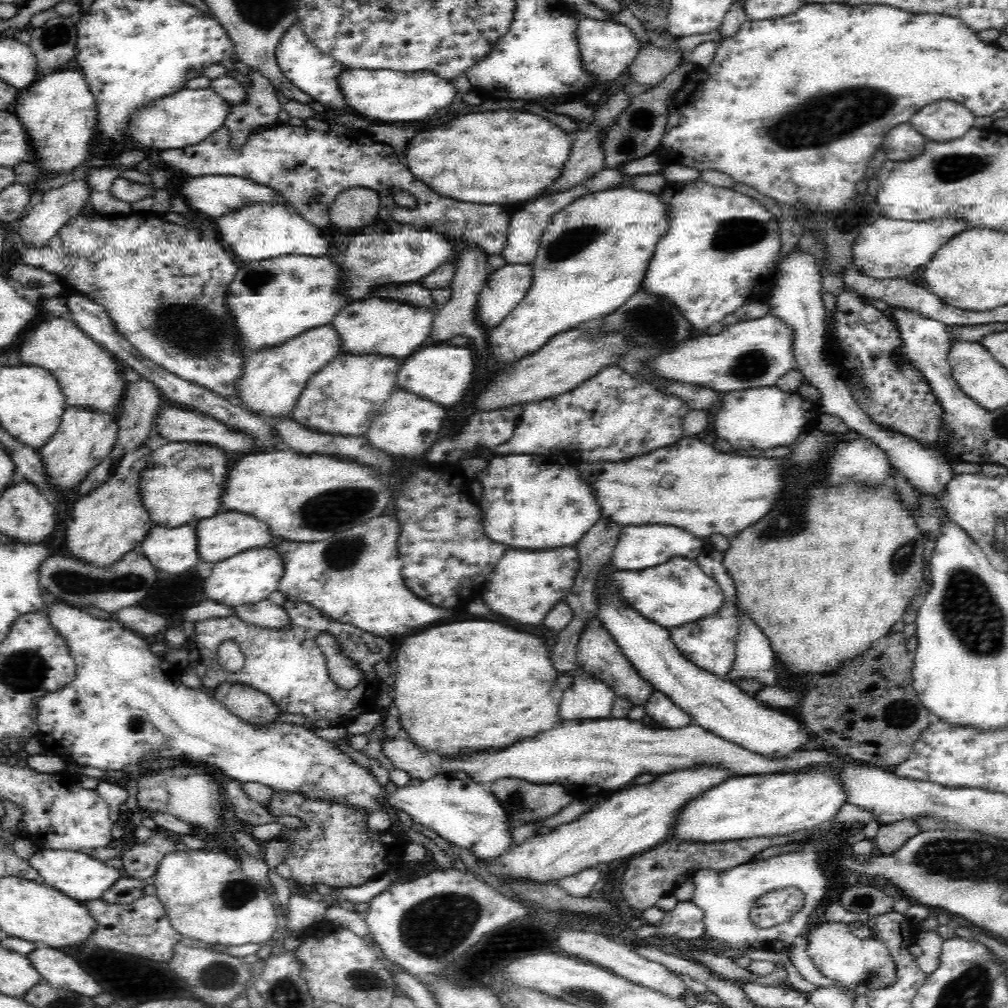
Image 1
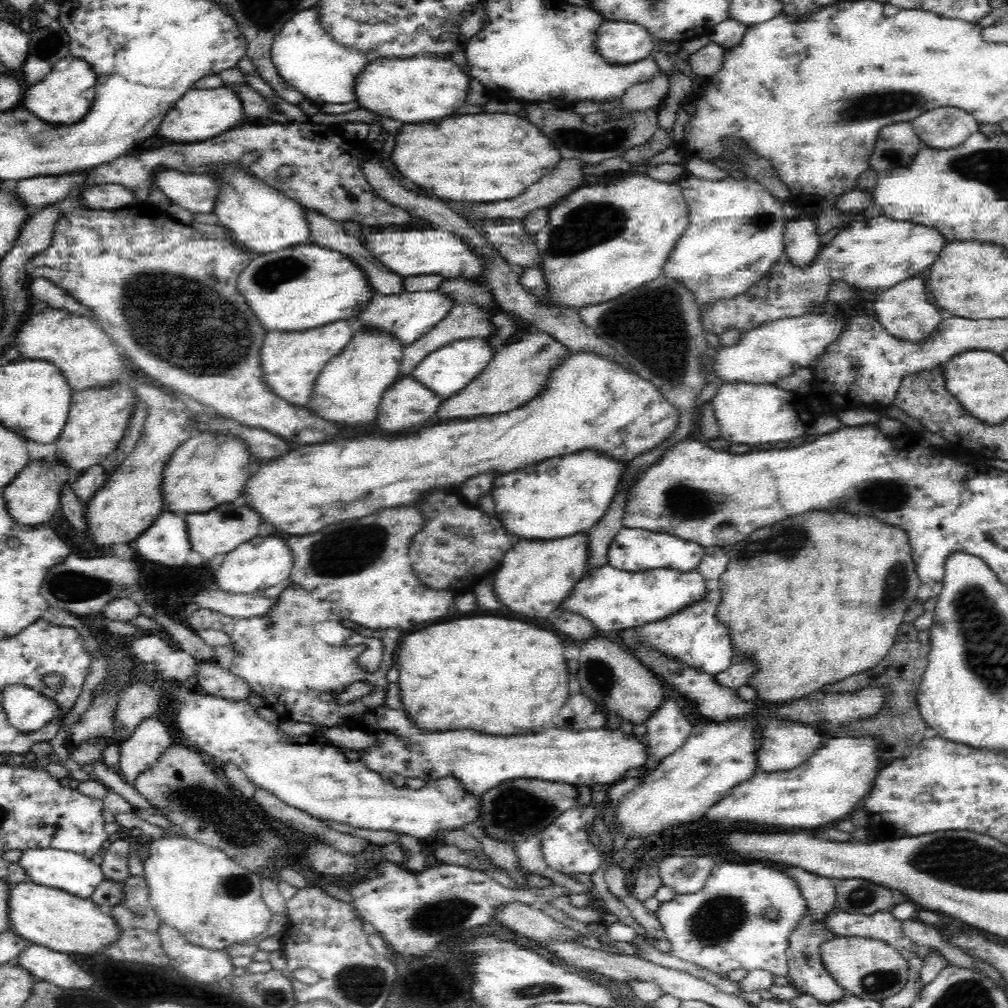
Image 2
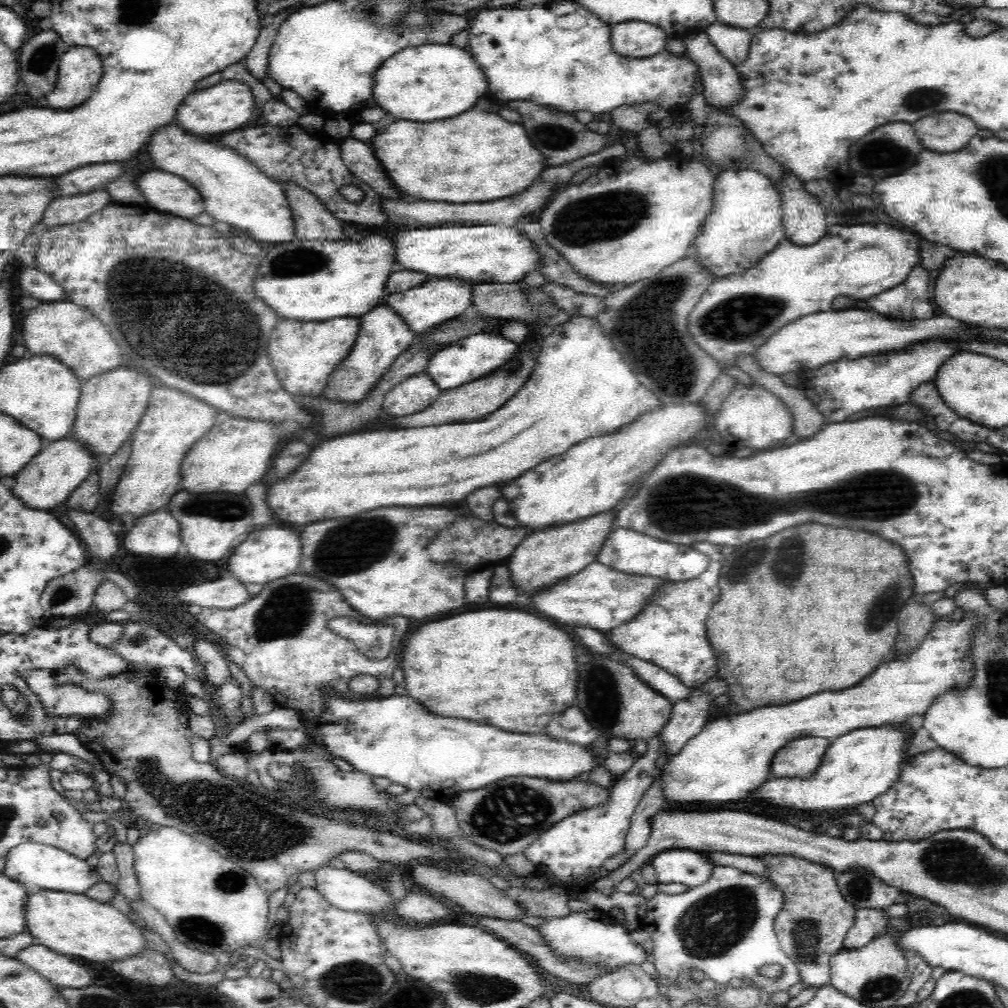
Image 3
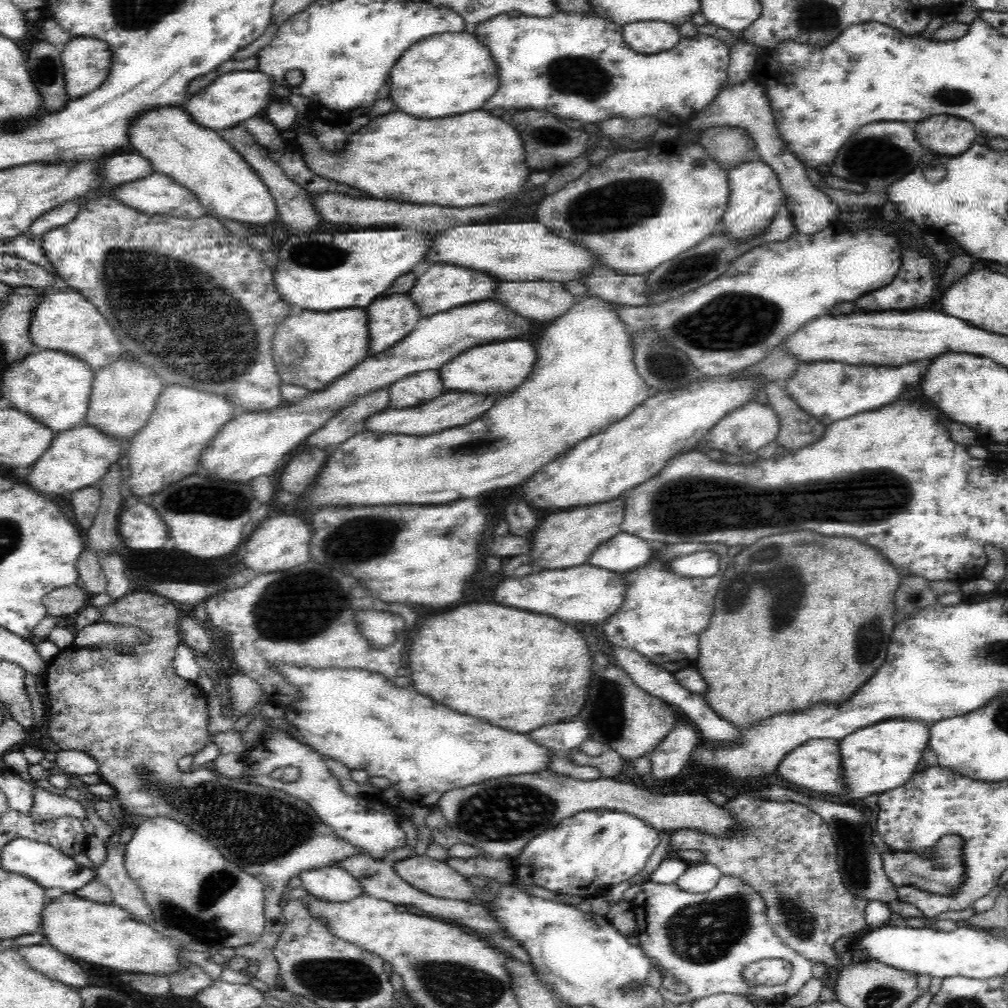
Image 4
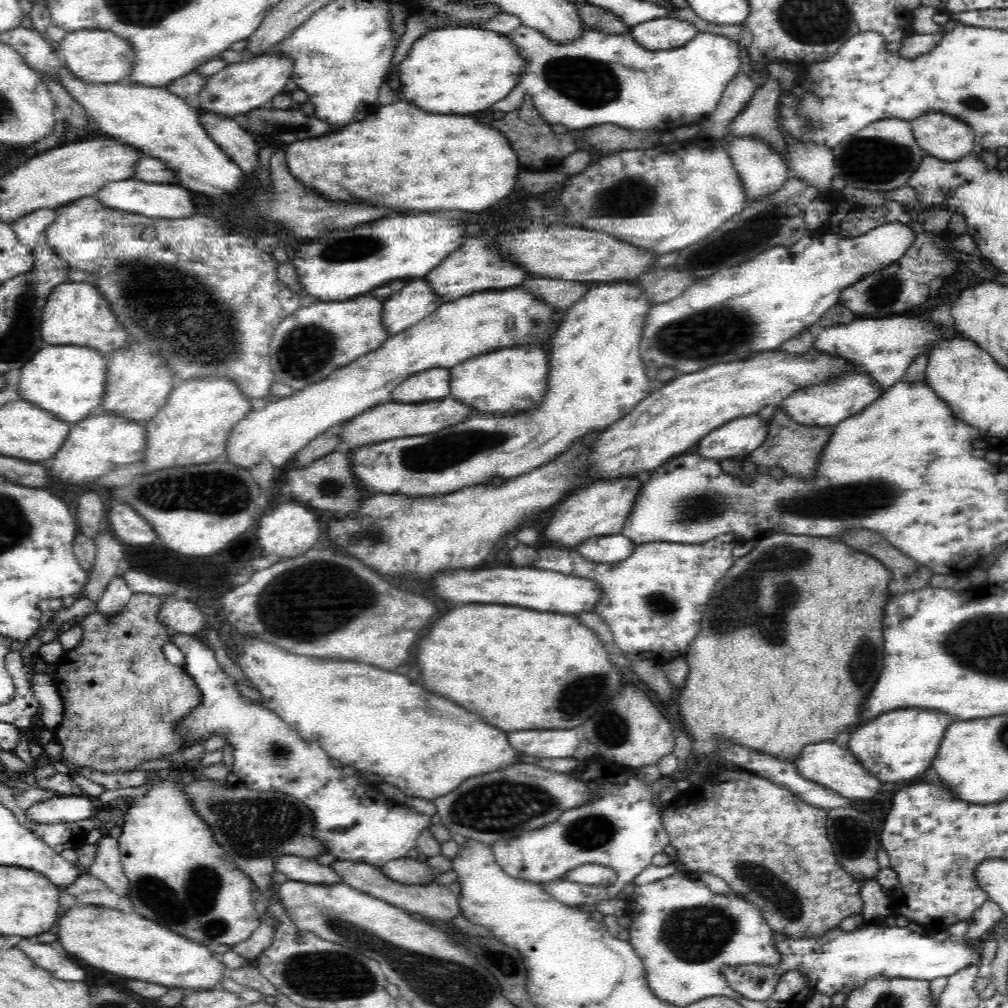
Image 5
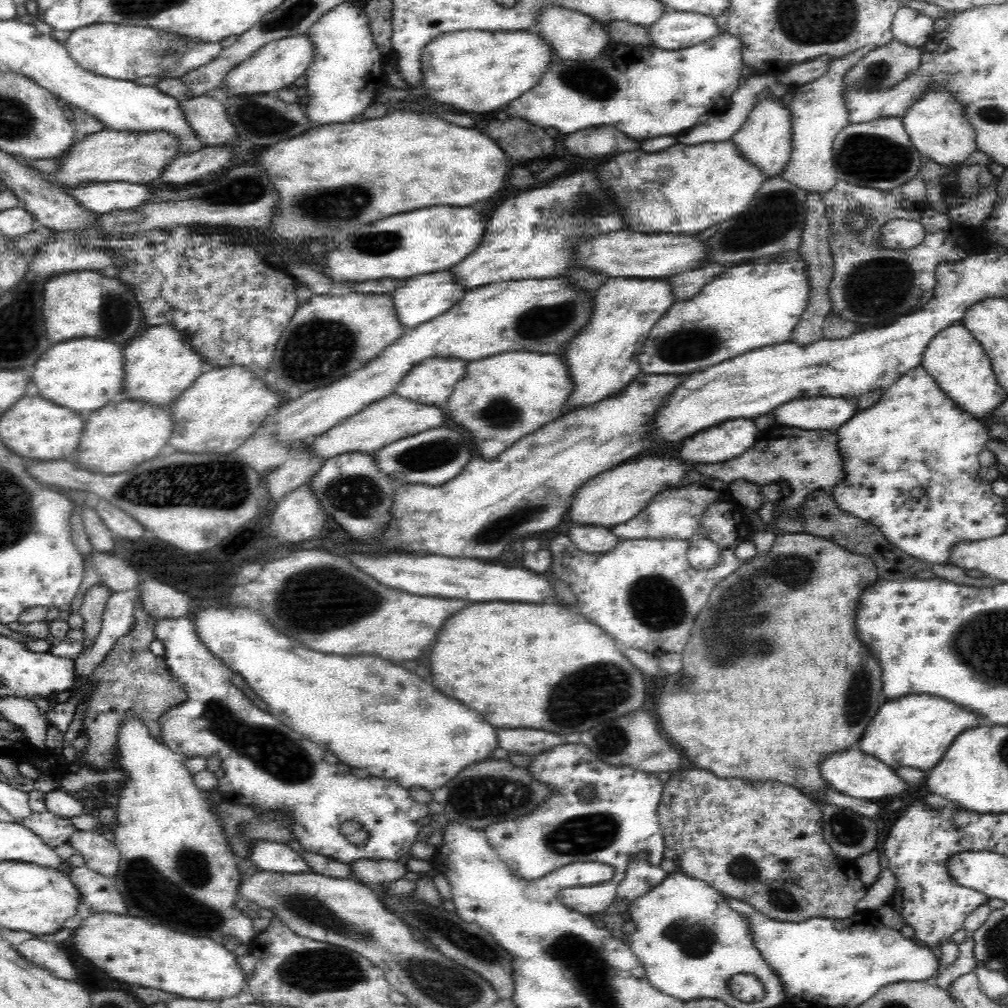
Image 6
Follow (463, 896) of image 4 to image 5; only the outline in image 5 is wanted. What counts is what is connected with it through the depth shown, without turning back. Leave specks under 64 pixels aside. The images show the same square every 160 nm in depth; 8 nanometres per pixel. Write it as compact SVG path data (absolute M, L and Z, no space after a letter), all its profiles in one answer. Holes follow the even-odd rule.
M408 856L387 862L380 867L380 871L388 879L405 885L432 883L435 877L426 863L420 863Z

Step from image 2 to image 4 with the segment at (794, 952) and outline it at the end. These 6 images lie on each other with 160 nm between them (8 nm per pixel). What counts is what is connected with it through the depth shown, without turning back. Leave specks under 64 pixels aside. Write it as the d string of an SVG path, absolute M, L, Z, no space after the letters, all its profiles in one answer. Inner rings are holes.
M738 794L736 798L730 798L722 806L722 809L730 810L730 814L734 814L738 832L718 837L707 836L696 829L680 829L670 833L670 848L674 851L698 850L703 855L703 861L700 862L718 867L723 875L741 878L742 882L761 895L766 905L768 924L786 947L813 963L824 962L826 968L838 966L841 962L834 957L833 944L846 934L864 928L866 924L864 906L867 900L848 892L838 871L833 835L828 832L826 822L817 812L807 805L792 800L775 801L762 798L766 797L760 795L754 798L748 794Z

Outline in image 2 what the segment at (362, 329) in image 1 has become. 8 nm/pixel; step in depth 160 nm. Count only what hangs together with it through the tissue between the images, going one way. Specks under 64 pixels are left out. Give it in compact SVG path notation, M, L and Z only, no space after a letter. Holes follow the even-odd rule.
M439 290L406 292L398 294L376 294L371 298L369 305L355 319L355 326L359 328L382 330L394 337L402 346L412 344L422 338L432 327L438 324L456 304L445 292Z

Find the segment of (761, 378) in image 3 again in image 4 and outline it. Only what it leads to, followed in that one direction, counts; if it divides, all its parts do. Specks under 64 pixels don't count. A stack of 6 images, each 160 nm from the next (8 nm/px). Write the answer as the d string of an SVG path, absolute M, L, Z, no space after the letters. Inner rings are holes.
M770 381L765 386L768 406L778 417L776 442L786 450L798 450L818 442L827 425L802 411L794 400L790 399L782 383Z

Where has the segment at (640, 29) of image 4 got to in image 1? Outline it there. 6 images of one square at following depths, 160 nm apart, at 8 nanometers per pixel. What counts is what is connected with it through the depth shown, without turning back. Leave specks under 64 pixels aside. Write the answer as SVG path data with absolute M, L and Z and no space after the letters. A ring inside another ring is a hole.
M579 17L575 29L575 39L578 42L583 68L599 82L619 80L628 66L638 58L638 52L642 50L642 45L634 33L624 24L617 24L612 20L600 21Z

